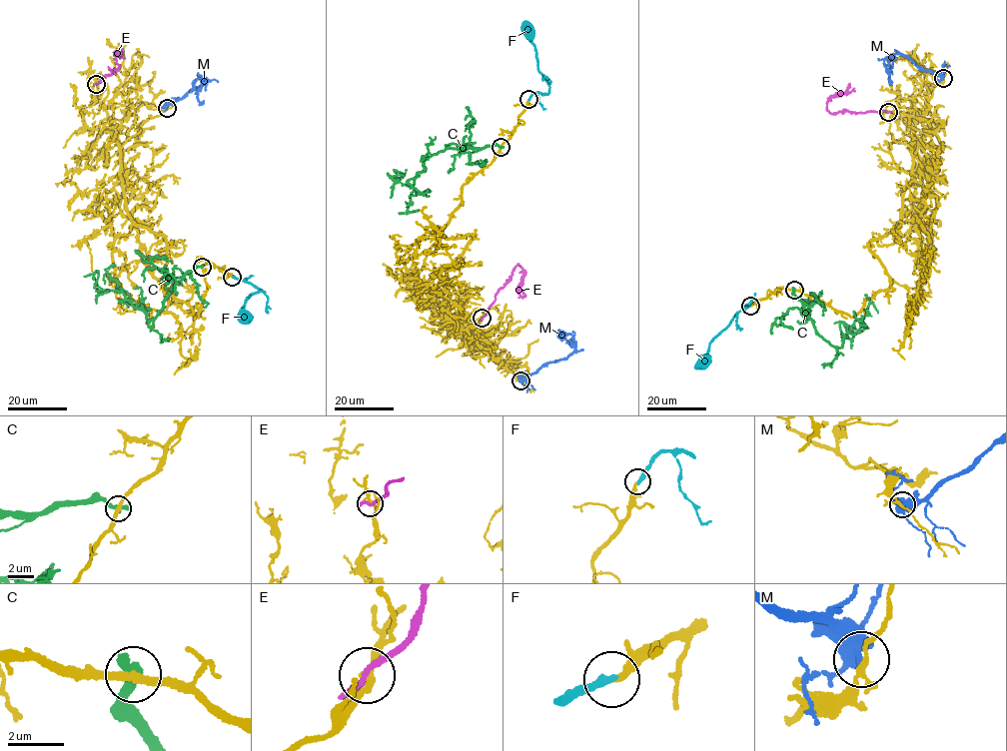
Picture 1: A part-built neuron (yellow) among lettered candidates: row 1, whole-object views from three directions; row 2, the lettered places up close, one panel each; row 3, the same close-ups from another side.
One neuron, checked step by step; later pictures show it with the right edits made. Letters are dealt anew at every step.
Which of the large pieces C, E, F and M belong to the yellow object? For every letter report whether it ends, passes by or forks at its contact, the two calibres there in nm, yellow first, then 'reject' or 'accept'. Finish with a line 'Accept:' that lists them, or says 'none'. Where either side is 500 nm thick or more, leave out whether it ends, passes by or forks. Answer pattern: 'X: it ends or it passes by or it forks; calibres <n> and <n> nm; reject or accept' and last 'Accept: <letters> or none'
C: it ends; calibres 260 and 480 nm; reject
E: it passes by; calibres 200 and 200 nm; reject
F: it ends; calibres 240 and 320 nm; accept
M: it ends; calibres 200 and 240 nm; reject
Accept: F

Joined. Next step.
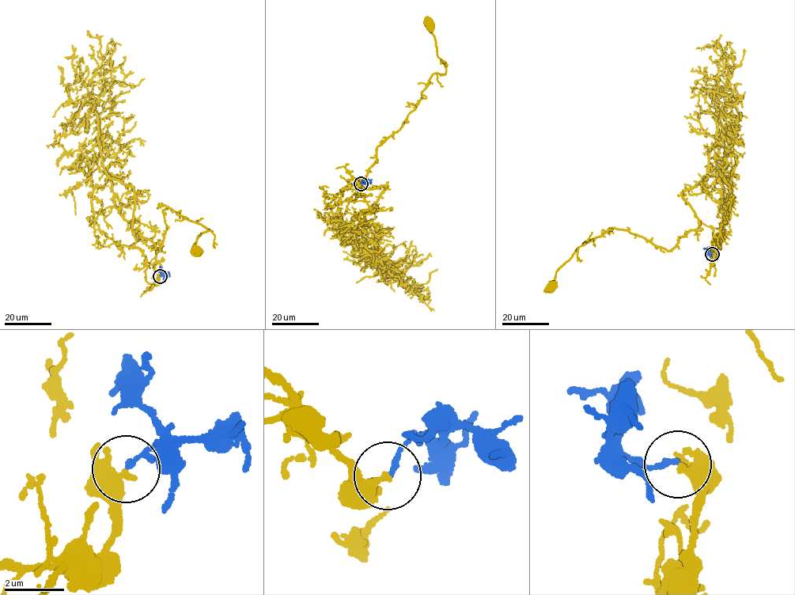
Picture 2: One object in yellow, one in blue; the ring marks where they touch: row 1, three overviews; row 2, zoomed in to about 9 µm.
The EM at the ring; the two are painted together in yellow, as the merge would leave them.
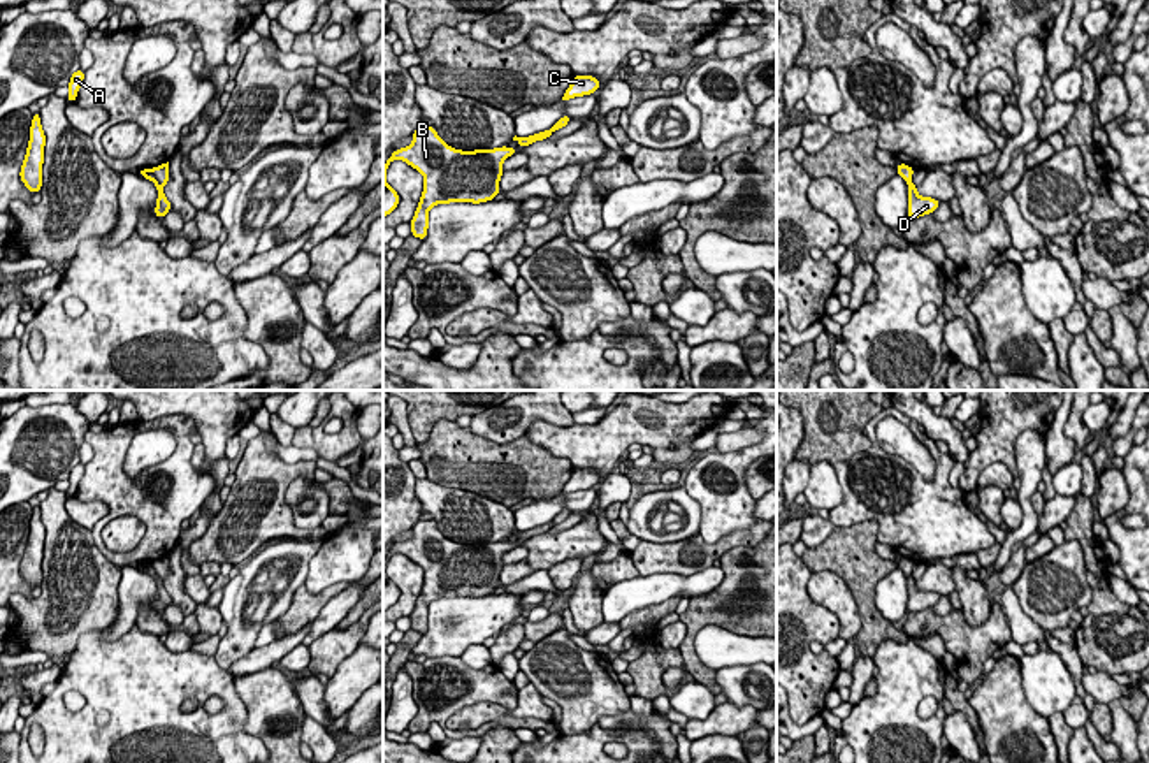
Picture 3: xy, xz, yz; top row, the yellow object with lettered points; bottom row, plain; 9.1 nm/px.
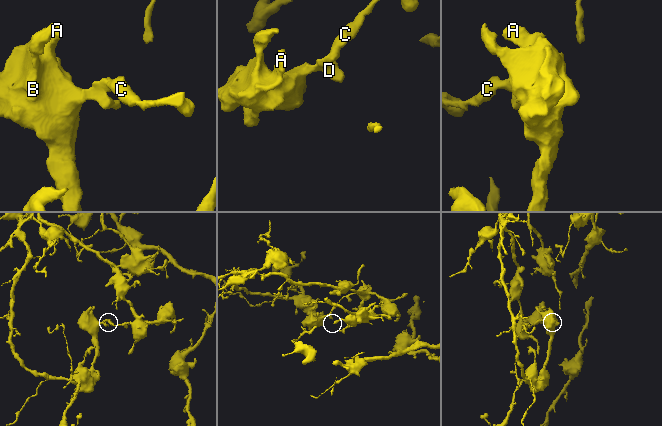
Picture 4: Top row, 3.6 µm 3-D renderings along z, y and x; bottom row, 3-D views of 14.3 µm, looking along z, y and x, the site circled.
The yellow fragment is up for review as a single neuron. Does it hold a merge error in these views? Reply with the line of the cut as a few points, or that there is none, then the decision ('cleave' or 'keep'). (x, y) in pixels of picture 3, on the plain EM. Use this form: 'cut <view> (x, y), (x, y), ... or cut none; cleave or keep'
cut xy (150, 565), (162, 579); cleave

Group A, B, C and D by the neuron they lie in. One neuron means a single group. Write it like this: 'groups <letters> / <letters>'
groups A B D / C

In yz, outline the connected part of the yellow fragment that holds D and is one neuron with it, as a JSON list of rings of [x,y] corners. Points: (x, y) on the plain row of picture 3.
[[[910,575],[908,577],[908,612],[921,612],[924,608],[935,607],[940,600],[940,594],[933,591],[921,591],[917,587],[917,580]]]

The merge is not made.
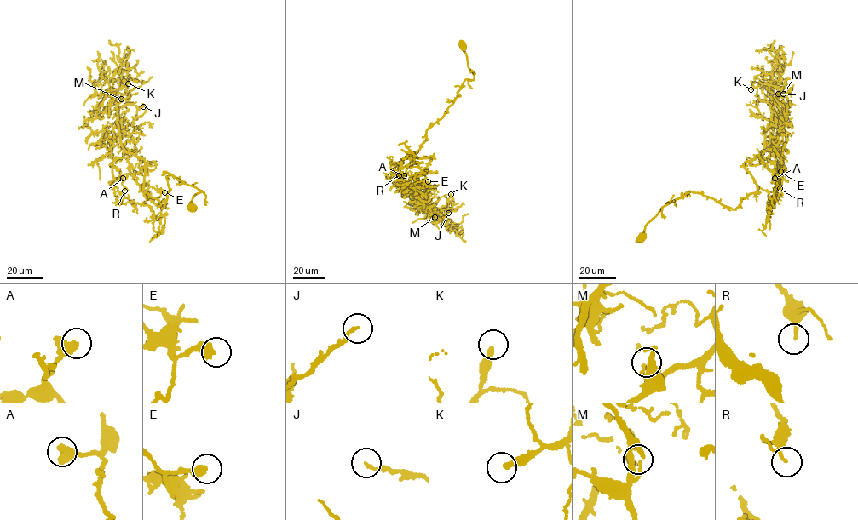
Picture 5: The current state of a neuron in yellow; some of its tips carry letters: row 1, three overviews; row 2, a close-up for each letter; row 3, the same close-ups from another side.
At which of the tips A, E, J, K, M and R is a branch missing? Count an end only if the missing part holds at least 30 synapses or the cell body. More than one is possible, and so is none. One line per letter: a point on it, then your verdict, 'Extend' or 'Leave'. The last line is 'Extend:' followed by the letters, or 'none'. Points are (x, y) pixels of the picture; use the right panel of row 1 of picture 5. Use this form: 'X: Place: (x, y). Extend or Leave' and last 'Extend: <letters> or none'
A: Place: (774, 178). Leave
E: Place: (780, 171). Leave
J: Place: (778, 94). Leave
K: Place: (751, 89). Leave
M: Place: (783, 94). Leave
R: Place: (780, 188). Leave
Extend: none

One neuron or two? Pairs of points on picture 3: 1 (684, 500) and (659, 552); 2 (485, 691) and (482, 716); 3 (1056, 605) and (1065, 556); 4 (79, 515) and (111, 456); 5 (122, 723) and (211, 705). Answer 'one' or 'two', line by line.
1: two
2: two
3: one
4: two
5: two

